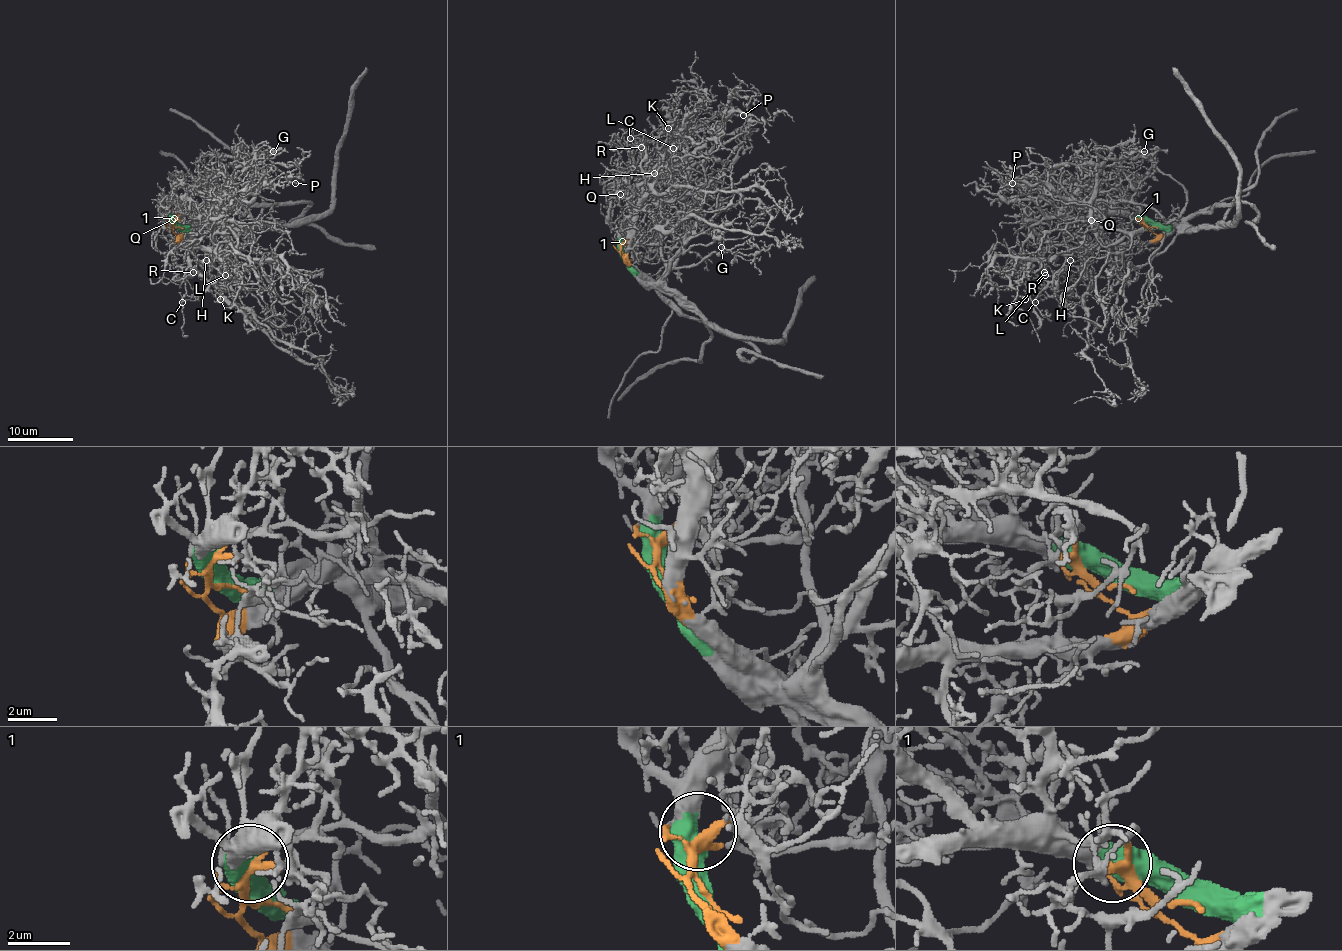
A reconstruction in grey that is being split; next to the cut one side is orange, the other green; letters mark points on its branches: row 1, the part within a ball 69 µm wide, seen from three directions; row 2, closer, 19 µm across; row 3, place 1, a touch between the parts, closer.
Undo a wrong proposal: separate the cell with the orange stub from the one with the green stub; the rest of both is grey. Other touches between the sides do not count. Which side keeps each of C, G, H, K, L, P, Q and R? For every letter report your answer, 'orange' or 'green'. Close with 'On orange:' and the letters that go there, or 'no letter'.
C: orange
G: green
H: orange
K: orange
L: orange
P: green
Q: green
R: orange
On orange: C, H, K, L, R

